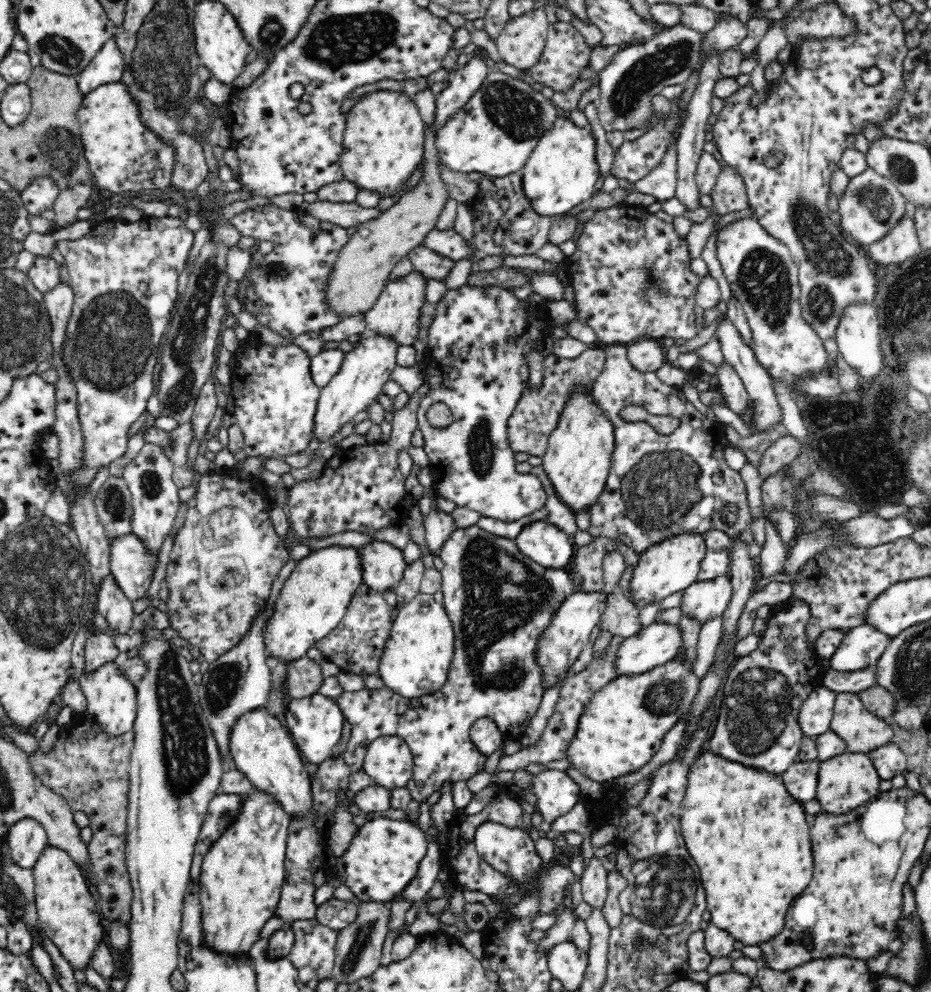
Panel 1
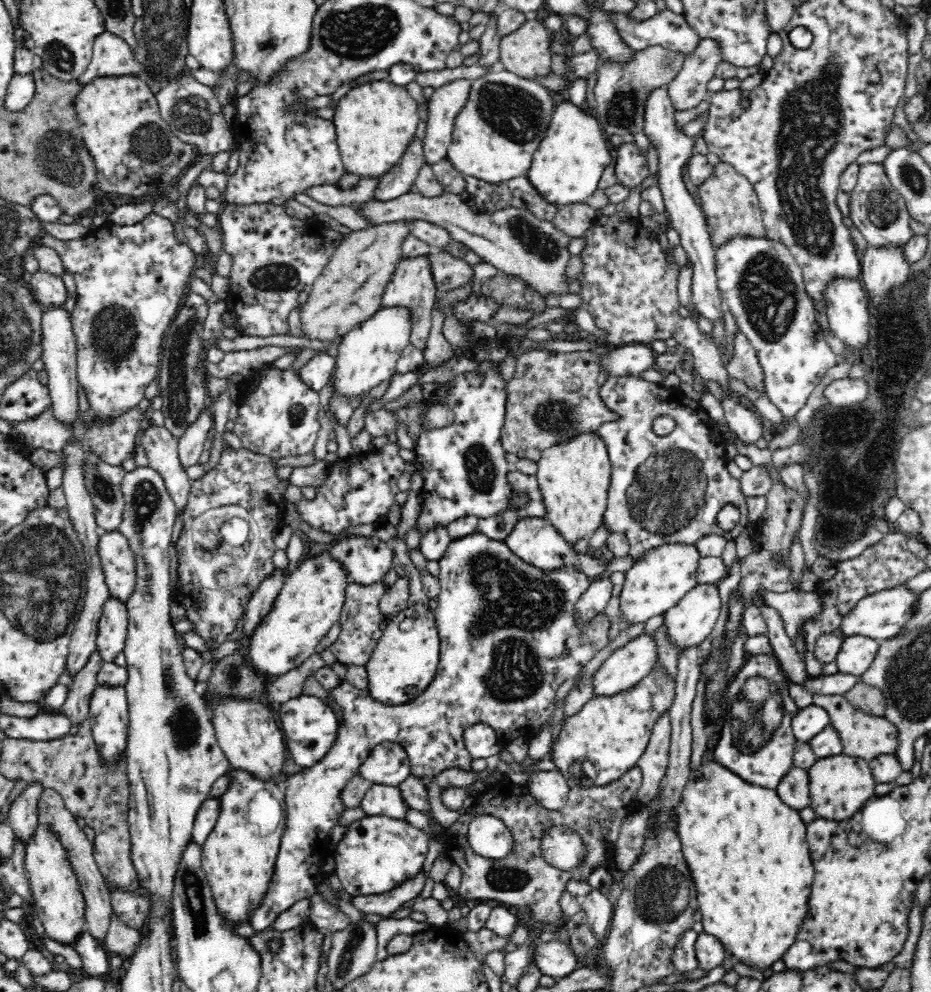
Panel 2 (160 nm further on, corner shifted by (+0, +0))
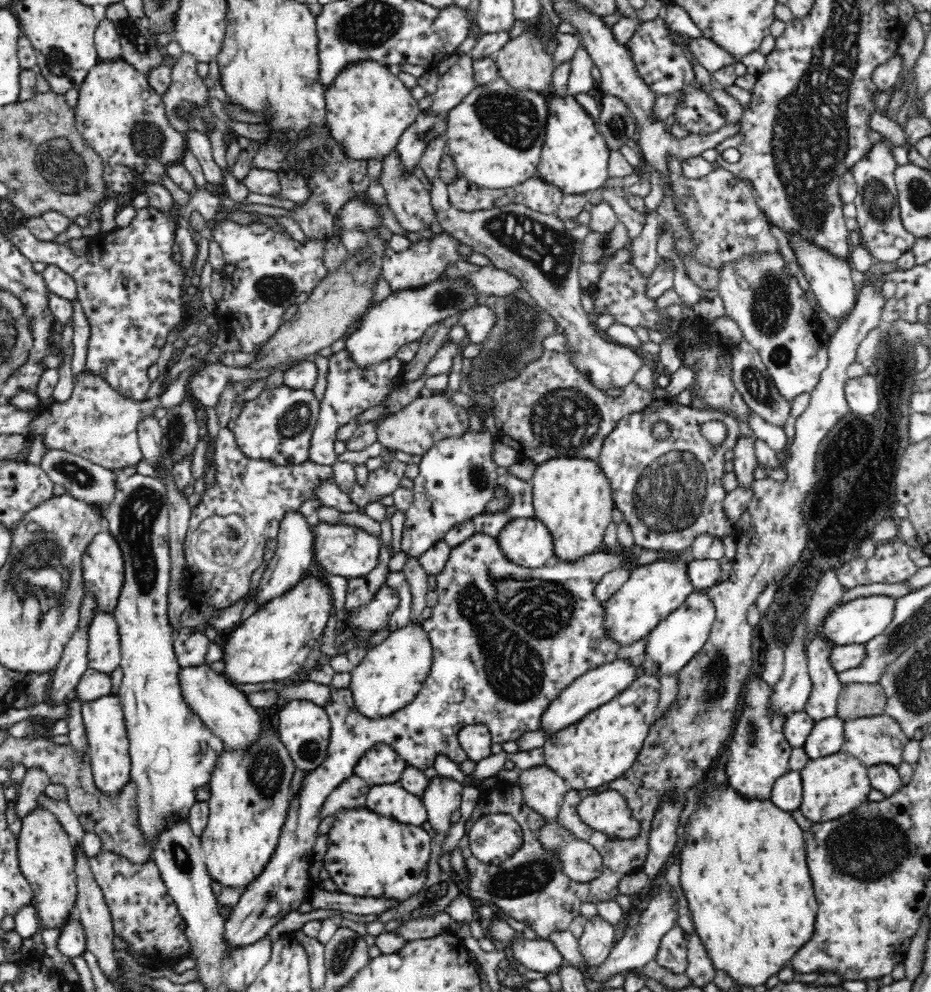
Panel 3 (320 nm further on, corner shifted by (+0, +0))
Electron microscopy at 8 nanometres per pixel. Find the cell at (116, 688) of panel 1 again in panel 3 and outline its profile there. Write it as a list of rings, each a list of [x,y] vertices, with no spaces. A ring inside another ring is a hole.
[[[119,693],[107,694],[96,700],[86,701],[82,706],[82,717],[91,755],[93,778],[96,785],[103,792],[110,795],[120,792],[126,782],[130,782],[131,759],[129,752],[129,739],[127,726]]]

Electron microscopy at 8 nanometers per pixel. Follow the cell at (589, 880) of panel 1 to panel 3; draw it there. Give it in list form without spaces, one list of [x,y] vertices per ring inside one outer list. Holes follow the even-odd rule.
[[[600,914],[587,920],[579,939],[579,951],[587,965],[603,963],[619,938],[619,930]]]

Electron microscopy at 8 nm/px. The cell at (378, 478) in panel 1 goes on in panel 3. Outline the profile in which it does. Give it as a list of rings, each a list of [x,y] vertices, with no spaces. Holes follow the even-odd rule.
[[[396,458],[392,462],[383,462],[380,468],[368,471],[366,484],[354,482],[352,490],[348,492],[348,496],[354,507],[360,513],[364,513],[364,508],[372,502],[380,502],[382,498],[392,495],[400,486],[402,478],[404,478],[404,470],[407,465]]]

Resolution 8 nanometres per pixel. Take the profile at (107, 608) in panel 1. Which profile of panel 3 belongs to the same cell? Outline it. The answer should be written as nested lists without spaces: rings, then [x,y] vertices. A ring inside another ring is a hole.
[[[99,611],[88,636],[88,668],[112,673],[121,661],[120,629],[114,612]]]

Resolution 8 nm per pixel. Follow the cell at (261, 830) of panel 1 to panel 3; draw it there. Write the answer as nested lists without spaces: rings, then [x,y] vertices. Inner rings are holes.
[[[268,726],[264,730],[264,734],[265,736],[263,740],[248,753],[234,753],[225,748],[224,755],[220,758],[217,768],[212,774],[212,779],[209,783],[212,791],[212,794],[210,794],[211,798],[208,800],[210,817],[206,830],[204,830],[200,837],[205,854],[205,865],[209,876],[212,878],[212,881],[218,882],[218,884],[222,887],[224,886],[224,888],[234,888],[234,890],[240,890],[240,888],[248,889],[260,877],[260,874],[264,873],[264,868],[267,867],[267,864],[270,862],[277,844],[279,843],[279,836],[282,832],[288,814],[288,806],[291,798],[293,797],[292,792],[290,792],[290,784],[294,772],[296,771],[296,767],[294,767],[292,759],[290,759],[290,756],[288,755],[288,751],[286,751],[286,748],[282,745],[282,742],[280,742],[280,737],[276,734],[276,728]]]

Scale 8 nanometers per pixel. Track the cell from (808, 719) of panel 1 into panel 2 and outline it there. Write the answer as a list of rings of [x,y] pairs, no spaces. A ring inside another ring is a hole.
[[[809,704],[799,709],[792,720],[792,729],[799,742],[809,742],[830,725],[828,711],[822,705]]]

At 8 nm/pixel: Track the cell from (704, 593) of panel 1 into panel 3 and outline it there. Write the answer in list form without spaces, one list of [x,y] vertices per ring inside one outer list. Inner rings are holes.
[[[694,590],[685,601],[658,623],[647,636],[646,657],[640,667],[641,673],[656,676],[675,673],[692,660],[692,657],[706,644],[716,620],[716,605],[706,590]]]

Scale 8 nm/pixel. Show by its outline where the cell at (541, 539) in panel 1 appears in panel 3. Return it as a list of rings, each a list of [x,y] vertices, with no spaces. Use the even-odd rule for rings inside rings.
[[[536,518],[510,520],[496,537],[504,554],[526,568],[540,568],[557,560],[550,529]]]

